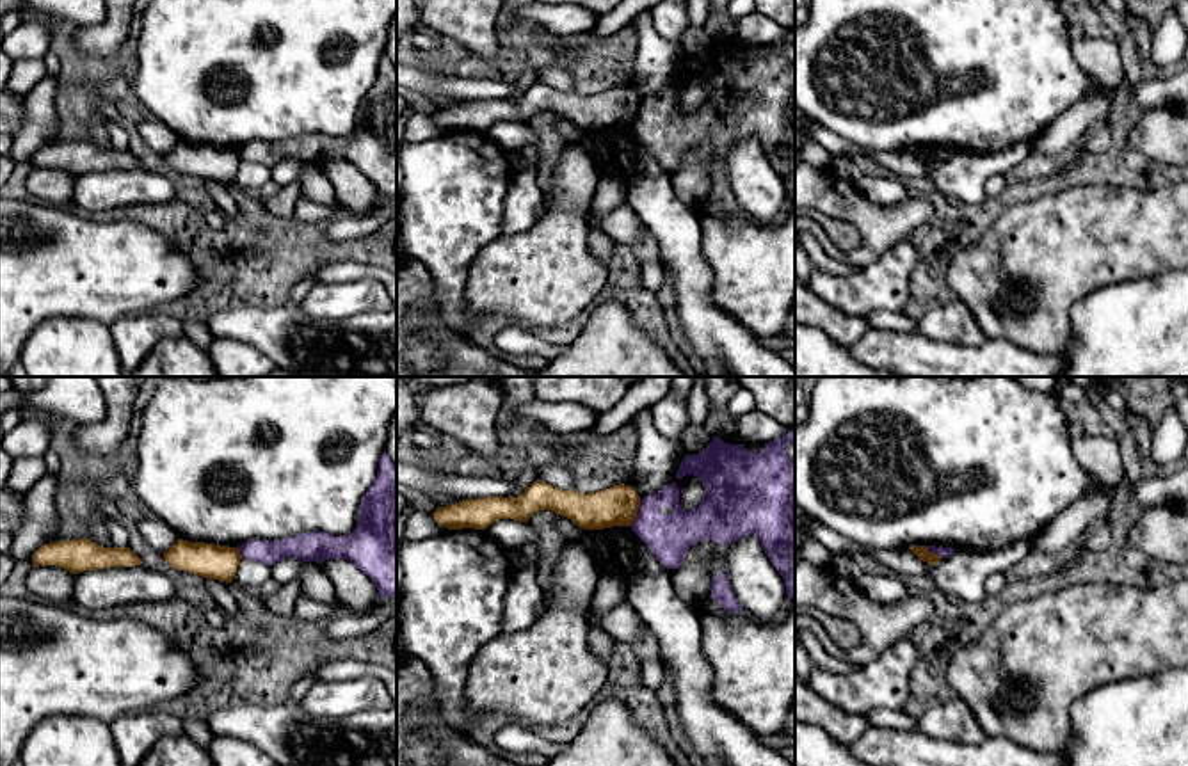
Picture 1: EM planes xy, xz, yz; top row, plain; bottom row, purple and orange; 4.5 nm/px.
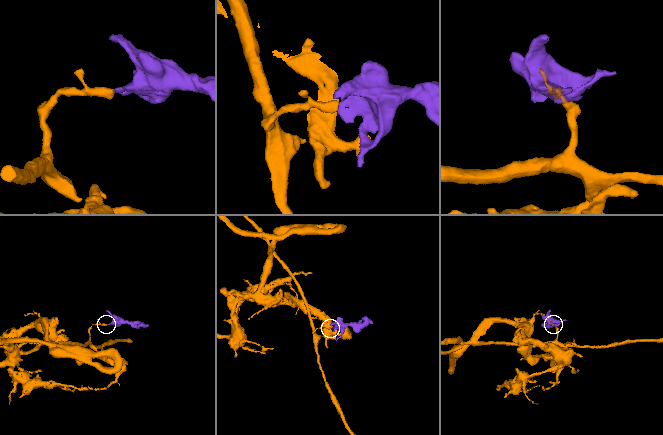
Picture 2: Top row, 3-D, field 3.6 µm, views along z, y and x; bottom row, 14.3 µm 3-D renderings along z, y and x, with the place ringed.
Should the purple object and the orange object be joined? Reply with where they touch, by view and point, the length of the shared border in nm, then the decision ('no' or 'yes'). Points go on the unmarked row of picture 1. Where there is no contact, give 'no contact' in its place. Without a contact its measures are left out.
contact xz (637, 114); length 130 nm; no

